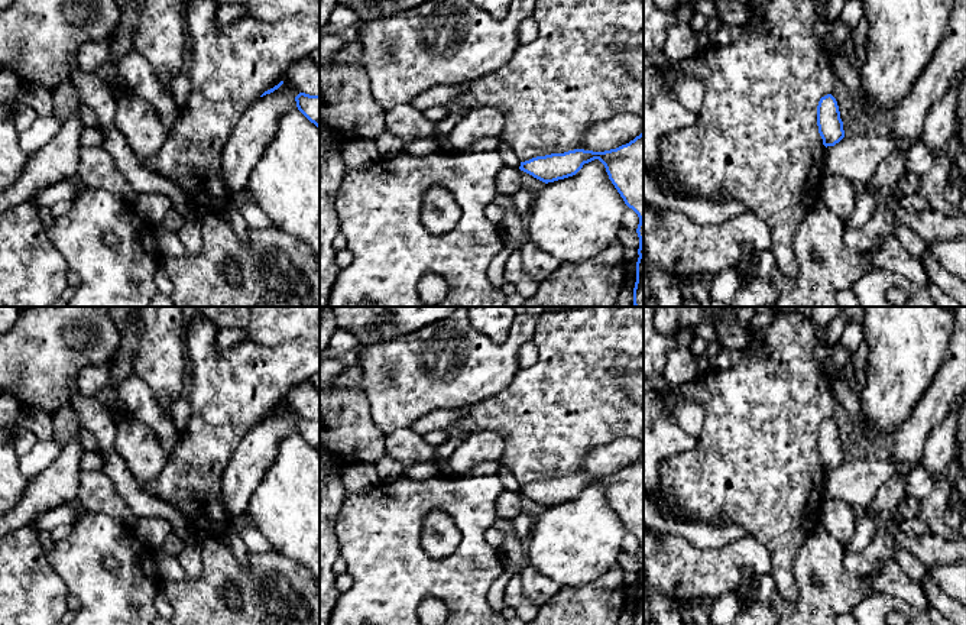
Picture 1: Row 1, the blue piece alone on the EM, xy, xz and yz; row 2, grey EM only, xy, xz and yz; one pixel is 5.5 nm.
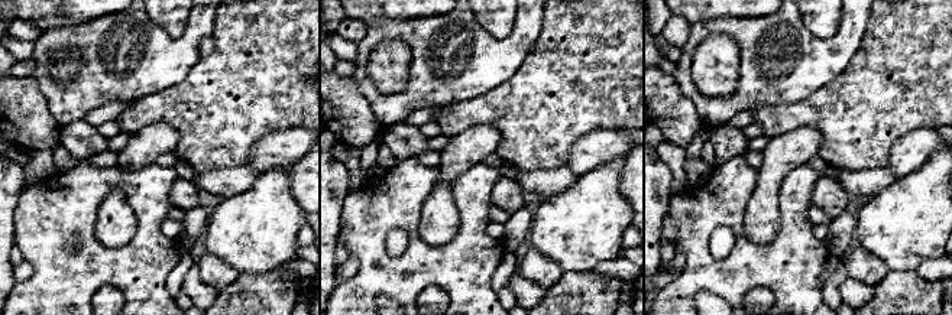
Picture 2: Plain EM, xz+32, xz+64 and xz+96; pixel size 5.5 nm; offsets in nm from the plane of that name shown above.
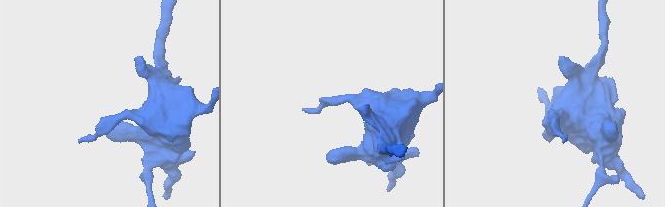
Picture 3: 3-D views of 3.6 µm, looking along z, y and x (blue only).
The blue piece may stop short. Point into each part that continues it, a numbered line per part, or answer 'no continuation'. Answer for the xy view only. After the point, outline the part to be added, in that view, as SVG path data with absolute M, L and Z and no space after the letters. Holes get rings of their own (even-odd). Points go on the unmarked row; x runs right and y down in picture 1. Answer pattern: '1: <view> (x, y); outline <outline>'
no continuation

